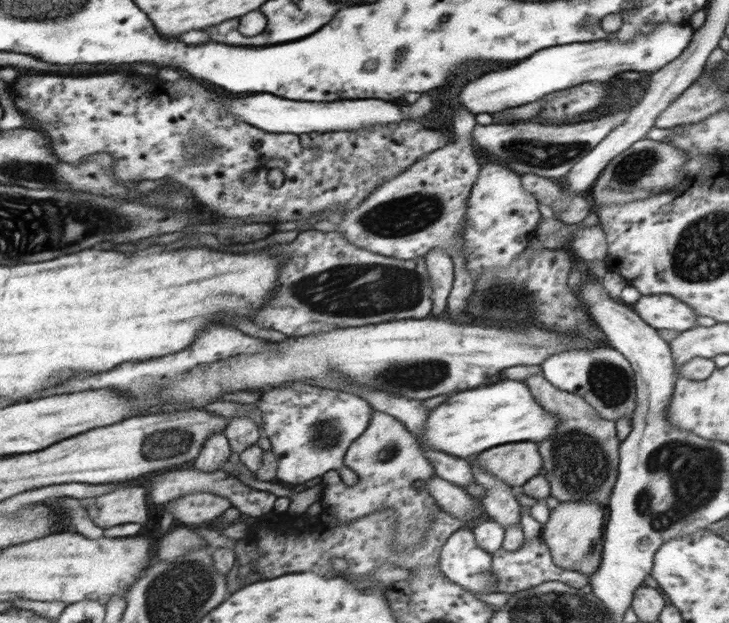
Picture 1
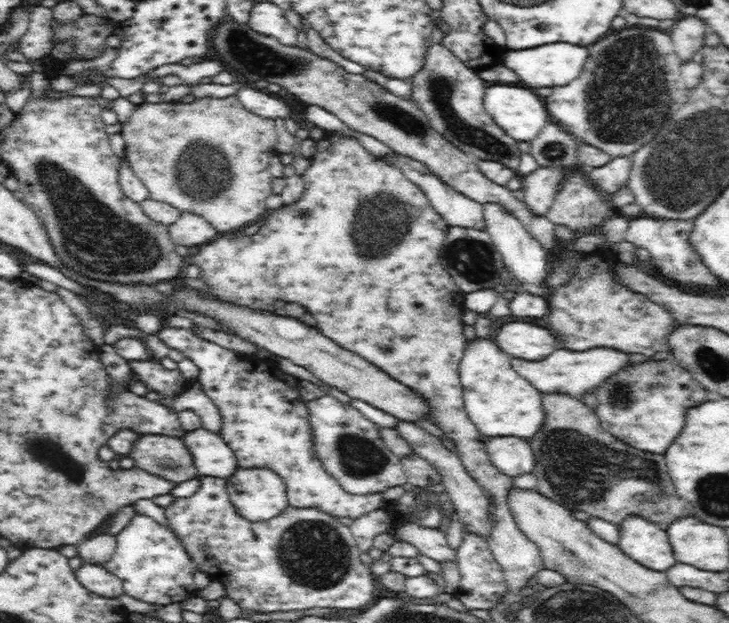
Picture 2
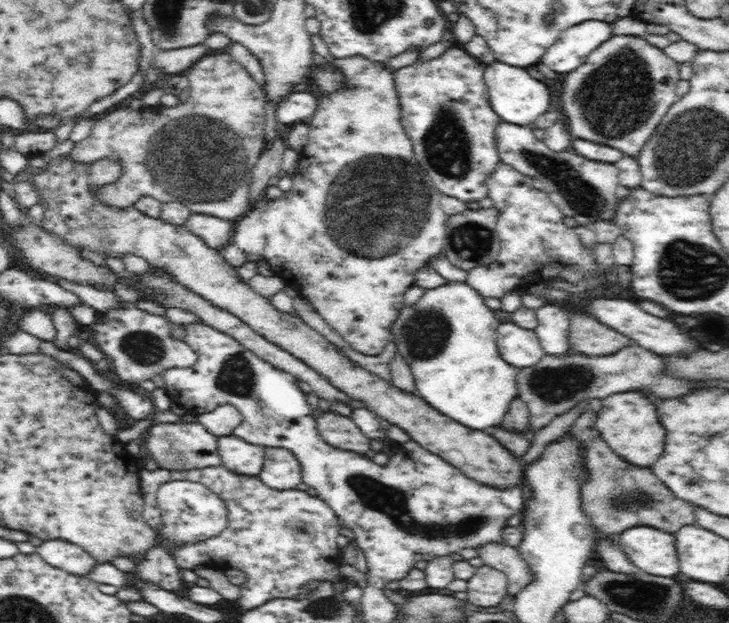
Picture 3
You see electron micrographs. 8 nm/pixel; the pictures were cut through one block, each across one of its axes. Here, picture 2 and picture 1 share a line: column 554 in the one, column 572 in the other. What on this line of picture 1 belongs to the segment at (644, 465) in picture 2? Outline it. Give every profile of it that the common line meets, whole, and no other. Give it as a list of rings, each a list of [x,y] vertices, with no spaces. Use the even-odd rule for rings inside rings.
[[[532,375],[532,378],[523,381],[530,386],[530,390],[534,390],[534,398],[542,402],[544,409],[550,414],[556,414],[559,420],[558,430],[553,430],[552,436],[545,438],[544,441],[537,442],[544,459],[545,478],[550,484],[550,496],[558,499],[560,503],[588,501],[607,506],[620,473],[620,445],[622,442],[616,437],[615,421],[602,418],[599,411],[591,403],[586,402],[581,395],[560,390],[541,375]]]

